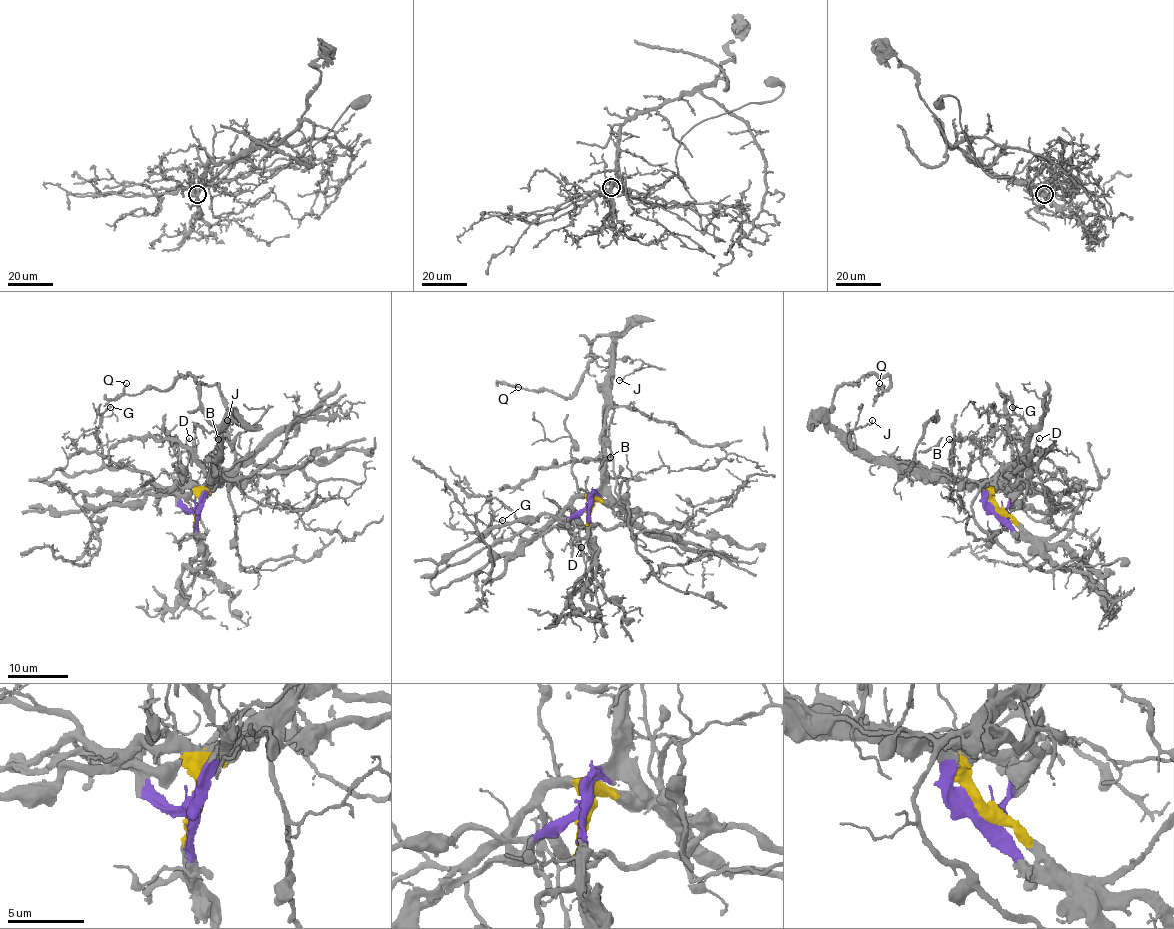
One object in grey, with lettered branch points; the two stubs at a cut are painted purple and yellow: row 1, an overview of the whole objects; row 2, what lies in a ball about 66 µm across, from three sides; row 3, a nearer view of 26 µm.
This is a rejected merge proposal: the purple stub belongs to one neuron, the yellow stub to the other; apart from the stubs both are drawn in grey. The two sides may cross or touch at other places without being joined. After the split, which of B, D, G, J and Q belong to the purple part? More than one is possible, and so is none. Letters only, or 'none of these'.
B, J, Q

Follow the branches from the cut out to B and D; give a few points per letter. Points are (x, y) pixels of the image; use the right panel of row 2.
B: (998, 510), (976, 487), (957, 485), (947, 478), (952, 467), (952, 443), (949, 438)
D: (998, 510), (988, 487), (996, 487), (1026, 456), (1039, 449), (1036, 443), (1039, 438)

